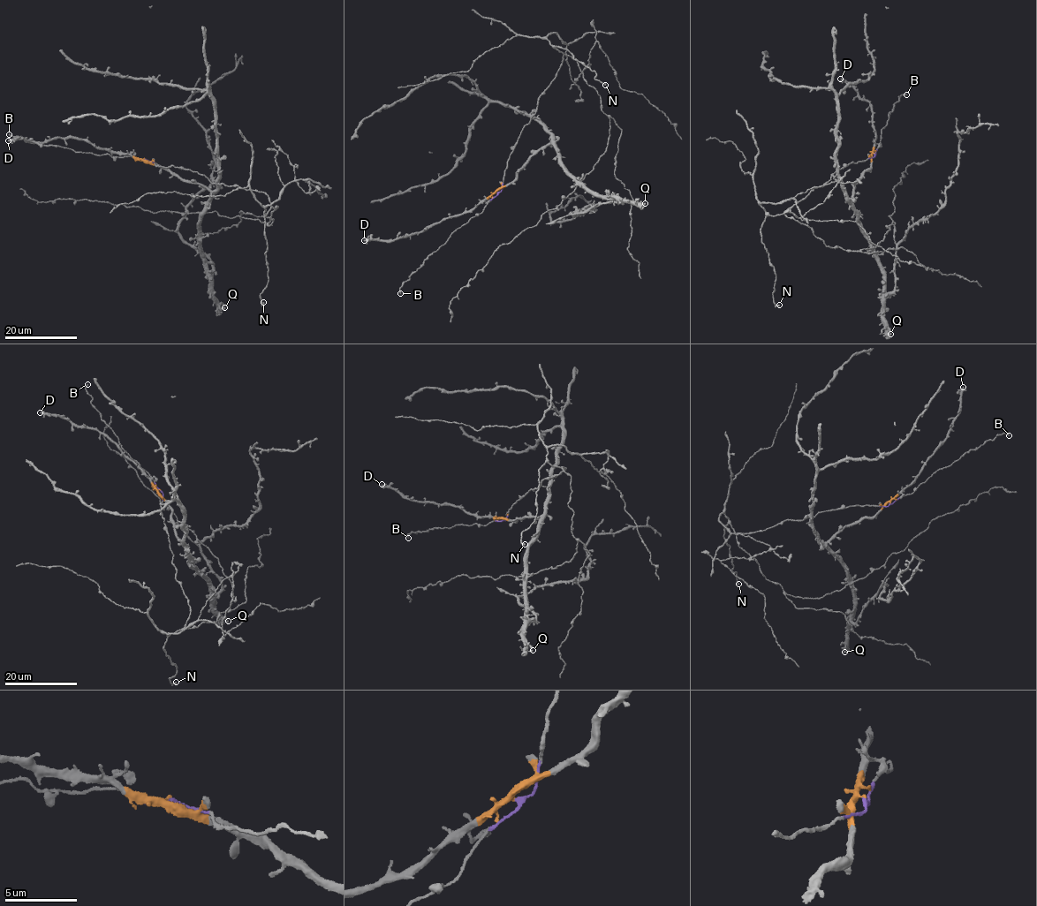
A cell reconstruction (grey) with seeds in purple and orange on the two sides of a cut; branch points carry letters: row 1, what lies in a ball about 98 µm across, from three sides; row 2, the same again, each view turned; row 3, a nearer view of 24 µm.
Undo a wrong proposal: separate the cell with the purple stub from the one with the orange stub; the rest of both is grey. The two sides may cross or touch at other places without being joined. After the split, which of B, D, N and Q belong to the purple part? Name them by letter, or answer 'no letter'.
B, N

